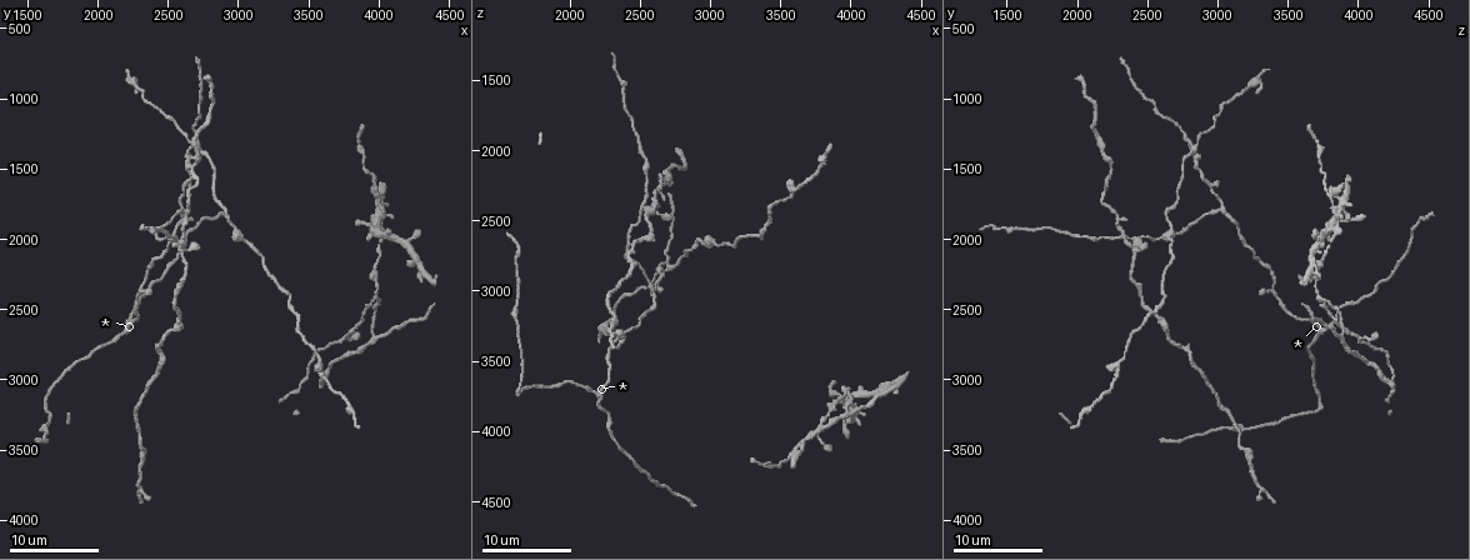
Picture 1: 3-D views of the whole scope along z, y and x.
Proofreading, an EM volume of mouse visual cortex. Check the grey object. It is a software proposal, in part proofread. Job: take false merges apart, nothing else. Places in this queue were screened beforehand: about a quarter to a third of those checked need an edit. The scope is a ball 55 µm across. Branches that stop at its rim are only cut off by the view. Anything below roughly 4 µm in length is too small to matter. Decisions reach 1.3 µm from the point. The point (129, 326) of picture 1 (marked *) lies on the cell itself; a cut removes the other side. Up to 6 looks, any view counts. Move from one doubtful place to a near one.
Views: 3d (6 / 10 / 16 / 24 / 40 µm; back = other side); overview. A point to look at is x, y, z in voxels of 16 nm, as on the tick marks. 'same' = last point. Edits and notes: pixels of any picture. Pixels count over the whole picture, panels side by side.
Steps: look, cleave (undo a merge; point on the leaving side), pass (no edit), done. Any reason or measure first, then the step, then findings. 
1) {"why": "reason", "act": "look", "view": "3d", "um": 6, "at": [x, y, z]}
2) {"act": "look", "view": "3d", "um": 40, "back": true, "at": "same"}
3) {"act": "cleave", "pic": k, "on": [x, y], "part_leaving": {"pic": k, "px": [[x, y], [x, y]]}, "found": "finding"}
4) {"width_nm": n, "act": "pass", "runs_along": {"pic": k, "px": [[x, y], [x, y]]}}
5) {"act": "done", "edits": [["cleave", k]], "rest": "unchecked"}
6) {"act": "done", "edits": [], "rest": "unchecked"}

{"why": "thick turns thin", "act": "look", "view": "3d", "um": 10, "at": [2440, 2900, 2840]}

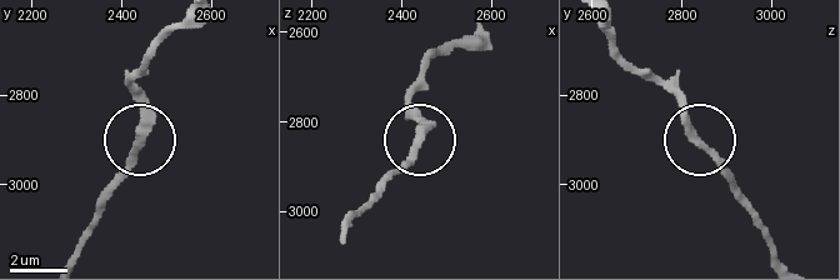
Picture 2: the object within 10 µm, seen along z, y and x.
{"act": "pass", "found": "one cell here"}

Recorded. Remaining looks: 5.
{"why": "small branch off a trunk", "act": "look", "view": "3d", "um": 10, "at": [2620, 2040, 2360]}

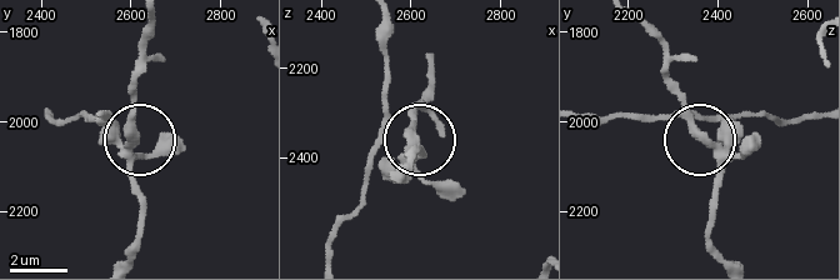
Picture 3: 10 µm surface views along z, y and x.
{"act": "look", "view": "3d", "um": 6, "at": [2600, 2050, 2380]}

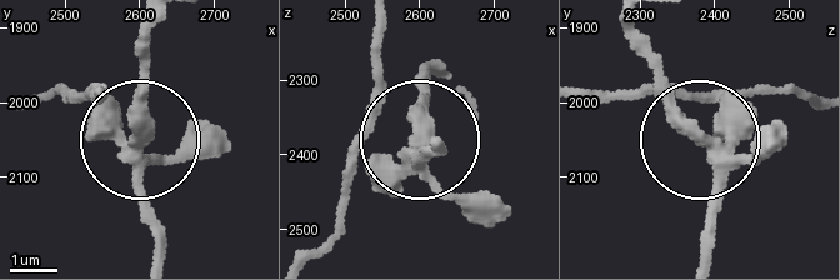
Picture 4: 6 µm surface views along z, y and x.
{"side_arm_um": 24, "act": "pass", "runs_along": {"pic": 4, "px": [[24, 99], [69, 88], [140, 131], [144, 44]]}, "found": "all the same cell"}

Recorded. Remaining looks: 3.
{"why": "three-way junction", "act": "look", "view": "3d", "um": 16, "at": [2620, 1760, 3020]}

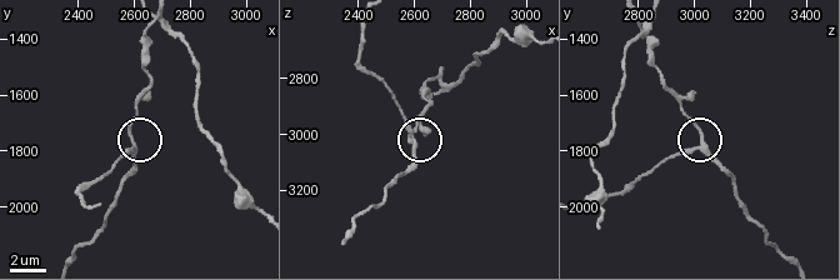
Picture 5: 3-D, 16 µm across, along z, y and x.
{"width_nm": 210, "act": "pass", "runs_along": {"pic": 5, "px": [[343, 241], [408, 164], [413, 138], [399, 108]]}, "found": "continuous, no second cell"}

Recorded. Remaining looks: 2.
{"act": "done", "edits": [], "rest": "unchecked"}

